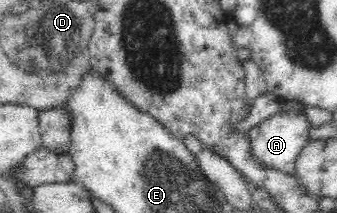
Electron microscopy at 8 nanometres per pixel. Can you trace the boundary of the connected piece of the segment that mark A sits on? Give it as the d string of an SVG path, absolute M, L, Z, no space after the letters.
M280 111L280 113L272 115L272 117L262 121L260 125L256 125L246 133L249 138L251 155L253 155L255 161L268 169L294 175L295 161L300 150L310 141L308 136L309 127L304 112L288 114Z

